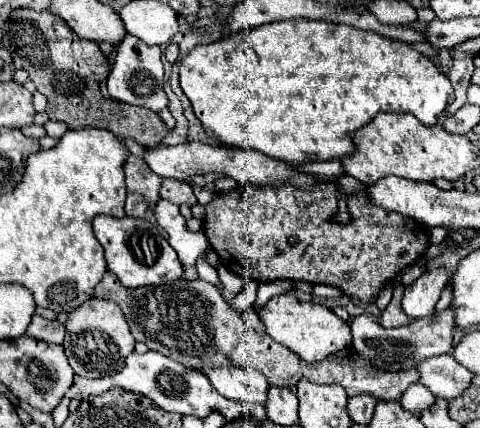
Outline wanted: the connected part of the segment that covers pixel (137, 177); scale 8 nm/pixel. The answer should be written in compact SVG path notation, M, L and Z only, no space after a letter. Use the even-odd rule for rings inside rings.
M129 156L125 162L125 184L129 192L137 192L141 194L149 208L157 206L157 202L161 200L159 190L161 190L161 182L163 178L157 176L153 170L149 170L147 162L139 156Z

